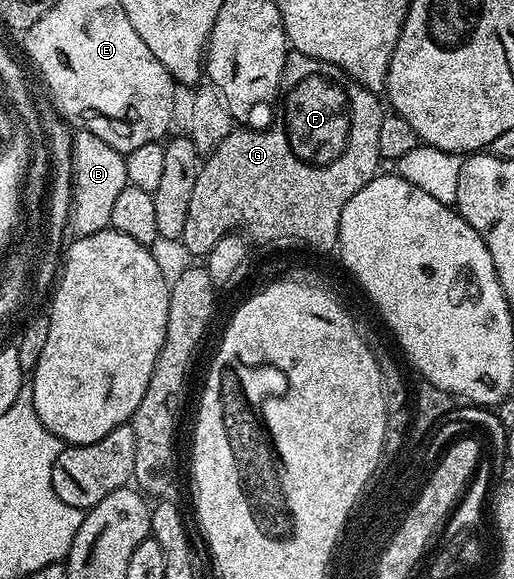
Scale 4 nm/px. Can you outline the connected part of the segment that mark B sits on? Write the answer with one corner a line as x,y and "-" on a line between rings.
83,129
77,130
72,136
72,155
71,230
76,230
77,236
107,231
114,201
122,194
122,189
130,186
124,155
118,149
106,145
102,137
94,137
94,133

